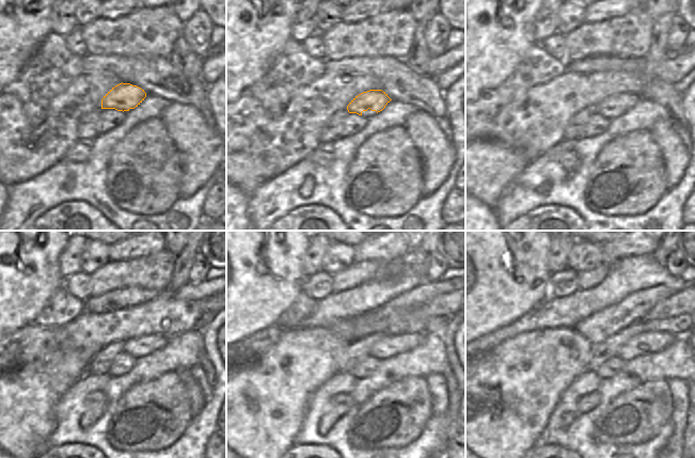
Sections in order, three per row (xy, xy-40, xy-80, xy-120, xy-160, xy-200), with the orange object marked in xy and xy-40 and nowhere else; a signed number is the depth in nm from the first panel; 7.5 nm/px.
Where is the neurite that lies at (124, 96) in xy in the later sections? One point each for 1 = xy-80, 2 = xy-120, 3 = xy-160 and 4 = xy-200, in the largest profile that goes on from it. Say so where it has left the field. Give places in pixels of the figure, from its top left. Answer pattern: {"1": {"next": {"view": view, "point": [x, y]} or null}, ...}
{"1": {"next": {"view": "xy-80", "point": [620, 104]}}, "2": {"next": {"view": "xy-120", "point": [145, 344]}}, "3": {"next": {"view": "xy-160", "point": [390, 346]}}, "4": {"next": {"view": "xy-200", "point": [643, 344]}}}

